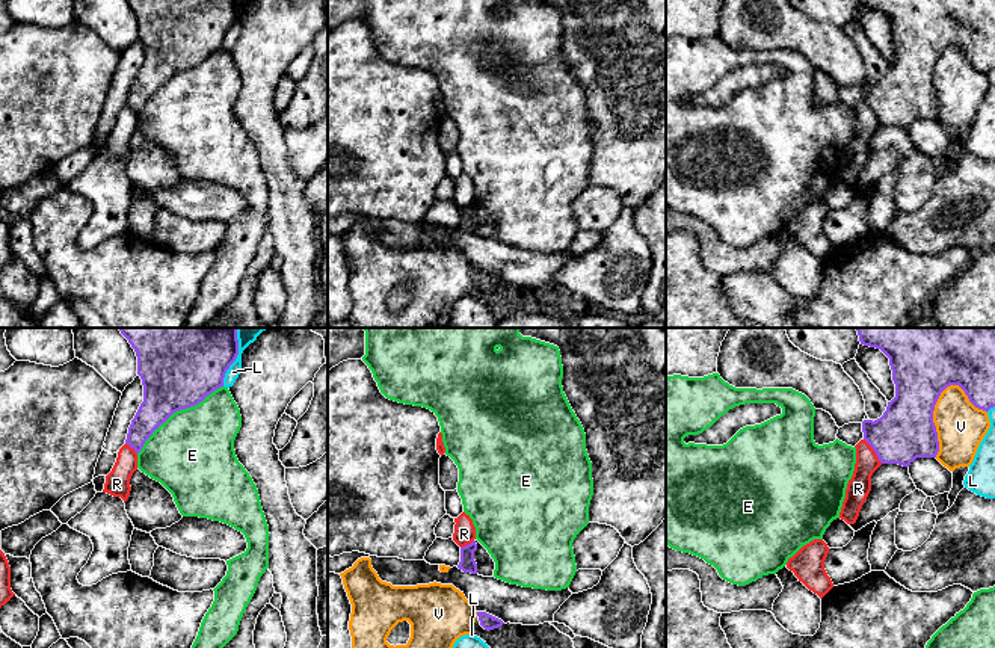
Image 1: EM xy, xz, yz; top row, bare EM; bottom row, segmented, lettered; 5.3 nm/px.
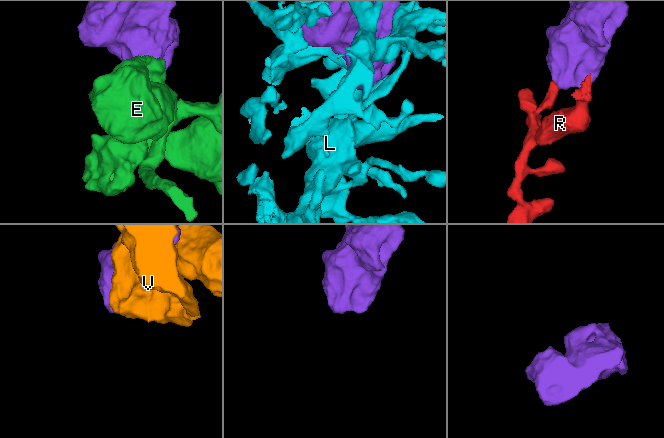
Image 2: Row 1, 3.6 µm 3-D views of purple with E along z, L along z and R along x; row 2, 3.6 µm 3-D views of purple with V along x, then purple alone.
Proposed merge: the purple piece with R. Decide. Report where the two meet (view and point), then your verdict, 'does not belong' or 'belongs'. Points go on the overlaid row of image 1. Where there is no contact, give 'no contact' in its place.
meets purple in yz at (873, 449); does not belong

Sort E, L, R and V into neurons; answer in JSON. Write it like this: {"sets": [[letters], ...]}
{"sets": [["E"], ["L", "R"], ["V"]]}

